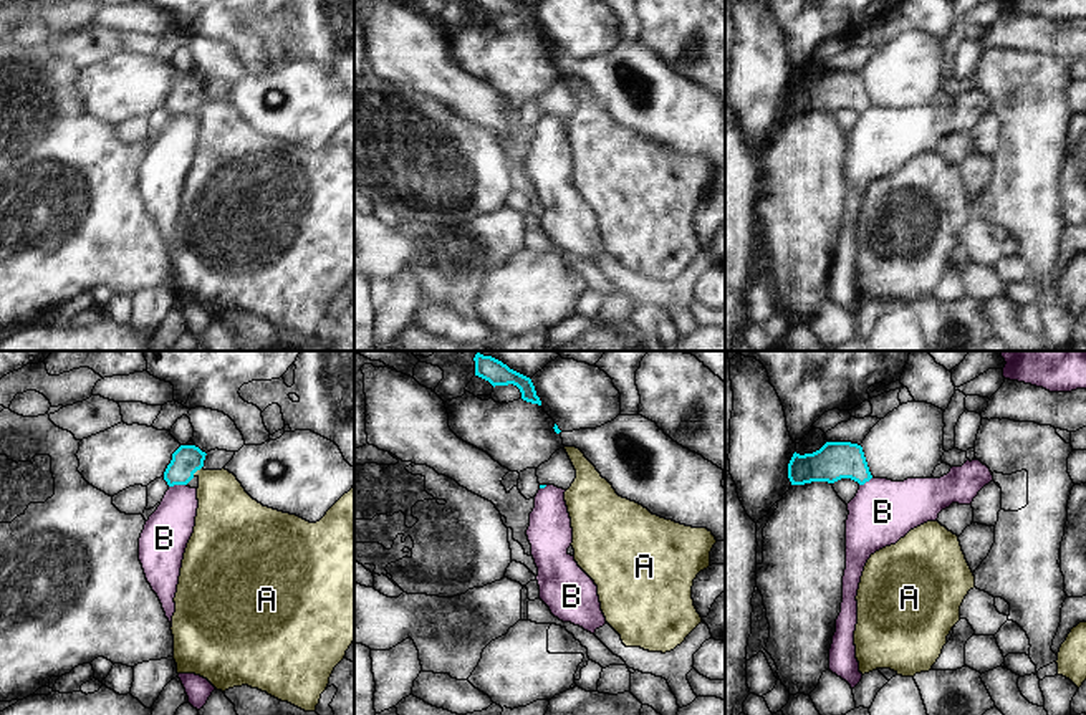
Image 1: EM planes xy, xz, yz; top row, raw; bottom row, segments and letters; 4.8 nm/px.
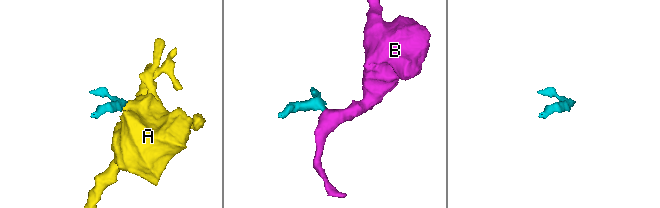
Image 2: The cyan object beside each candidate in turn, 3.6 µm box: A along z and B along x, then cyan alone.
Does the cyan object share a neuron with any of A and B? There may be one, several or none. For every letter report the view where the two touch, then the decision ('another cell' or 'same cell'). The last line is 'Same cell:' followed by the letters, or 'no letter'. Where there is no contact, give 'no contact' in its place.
A: contact in xy; same cell
B: contact in xy; another cell
Same cell: A

